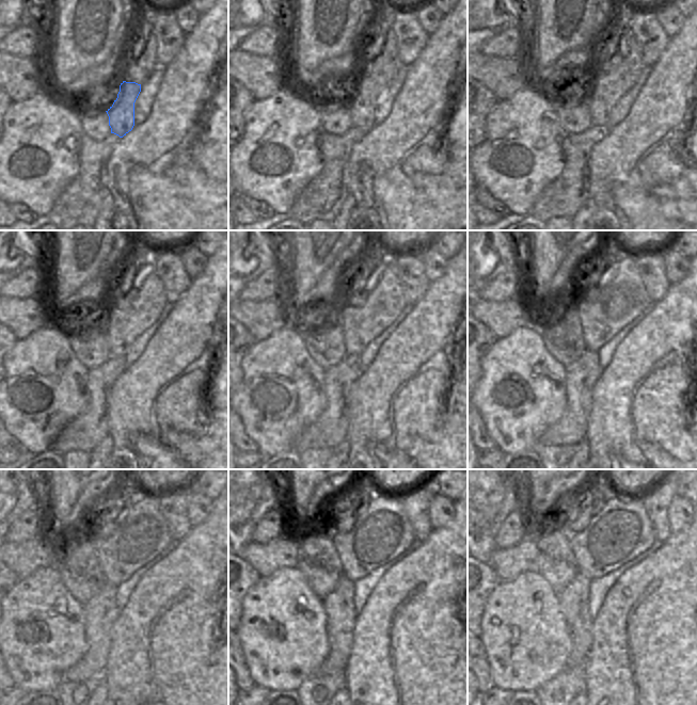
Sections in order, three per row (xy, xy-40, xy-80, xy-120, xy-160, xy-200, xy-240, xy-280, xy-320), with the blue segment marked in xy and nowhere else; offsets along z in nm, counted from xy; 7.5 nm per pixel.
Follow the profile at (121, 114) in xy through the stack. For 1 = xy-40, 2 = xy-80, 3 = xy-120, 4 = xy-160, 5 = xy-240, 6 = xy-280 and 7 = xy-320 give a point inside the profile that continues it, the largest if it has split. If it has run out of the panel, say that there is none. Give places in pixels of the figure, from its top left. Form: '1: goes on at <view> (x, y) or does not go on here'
1: goes on at xy-40 (368, 87)
2: goes on at xy-80 (614, 77)
3: goes on at xy-120 (129, 316)
4: goes on at xy-160 (366, 314)
5: goes on at xy-240 (141, 533)
6: goes on at xy-280 (382, 532)
7: goes on at xy-320 (622, 530)

